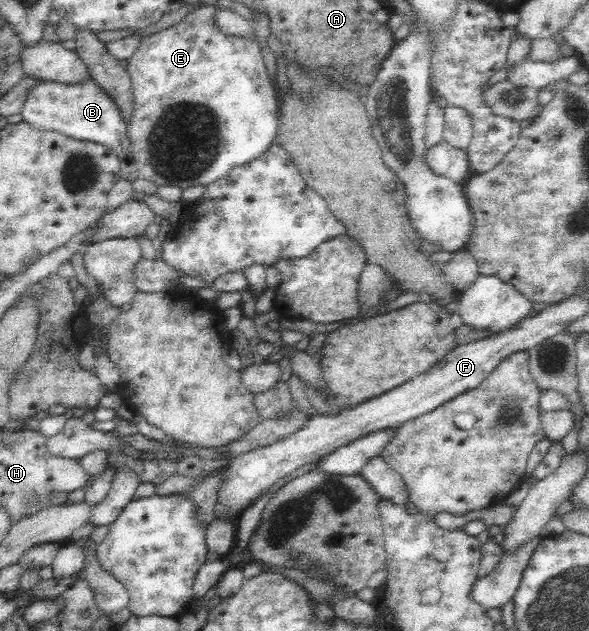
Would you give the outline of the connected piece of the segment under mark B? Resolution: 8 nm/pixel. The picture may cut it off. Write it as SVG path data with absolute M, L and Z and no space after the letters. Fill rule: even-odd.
M42 81L28 96L21 110L23 120L42 130L61 132L76 140L89 140L116 151L121 162L121 178L128 181L141 178L127 135L128 125L122 120L114 101L93 81L84 84L56 84Z

